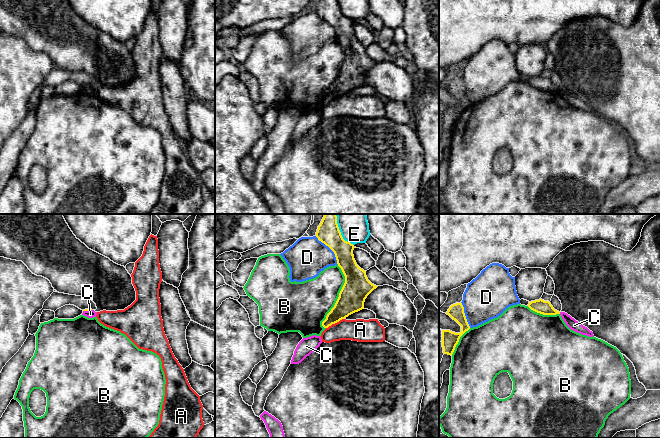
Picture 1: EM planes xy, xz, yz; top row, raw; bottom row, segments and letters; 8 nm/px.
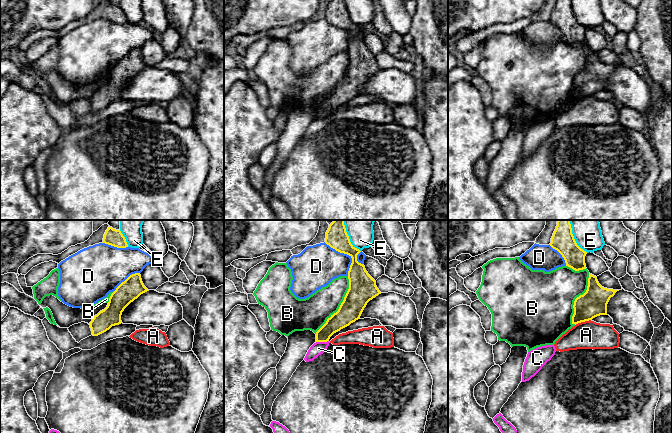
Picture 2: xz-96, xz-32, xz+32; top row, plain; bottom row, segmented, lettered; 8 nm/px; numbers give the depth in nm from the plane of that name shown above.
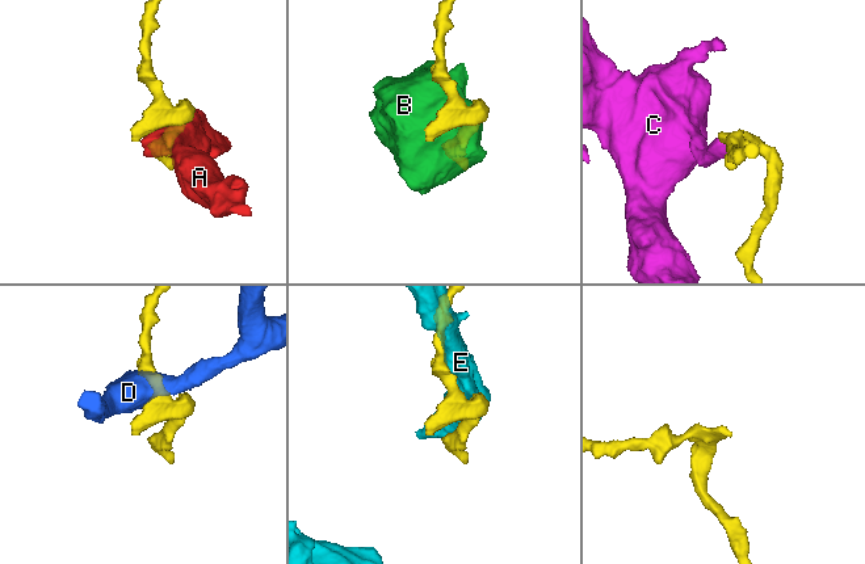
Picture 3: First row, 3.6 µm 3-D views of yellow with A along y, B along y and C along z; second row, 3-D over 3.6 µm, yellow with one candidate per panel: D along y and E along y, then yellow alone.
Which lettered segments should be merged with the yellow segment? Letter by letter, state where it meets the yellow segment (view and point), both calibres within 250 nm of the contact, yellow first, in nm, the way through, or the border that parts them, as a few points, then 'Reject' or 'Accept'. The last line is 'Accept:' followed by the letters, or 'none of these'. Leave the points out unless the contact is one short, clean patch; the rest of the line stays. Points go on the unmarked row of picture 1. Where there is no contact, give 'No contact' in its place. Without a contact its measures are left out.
A: Touches yellow at xz (335, 98). Thickness 220 nm (yellow) against 180 nm. Reject
B: Touches yellow at xz (339, 72). Thickness 220 nm (yellow) against 340 nm. Reject
C: Touches yellow at xy (87, 86). Thickness 30 nm (yellow) against 60 nm. Boundary: xy (91, 85), (83, 87). Reject
D: Touches yellow at xz (330, 24). Thickness 170 nm (yellow) against 320 nm. Reject
E: Touches yellow at xz (341, 12). Thickness 170 nm (yellow) against 160 nm. Reject
Accept: none of these

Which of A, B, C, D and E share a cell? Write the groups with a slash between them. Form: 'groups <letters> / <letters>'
groups A / B / C / D / E

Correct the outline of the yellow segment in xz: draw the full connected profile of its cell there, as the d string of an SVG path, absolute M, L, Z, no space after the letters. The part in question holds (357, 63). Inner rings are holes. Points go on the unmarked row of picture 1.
M320 0L316 13L334 28L337 40L345 52L345 59L336 79L322 98L322 102L328 104L364 85L365 75L378 62L372 60L366 47L357 41L353 31L355 23L343 15L338 0Z

